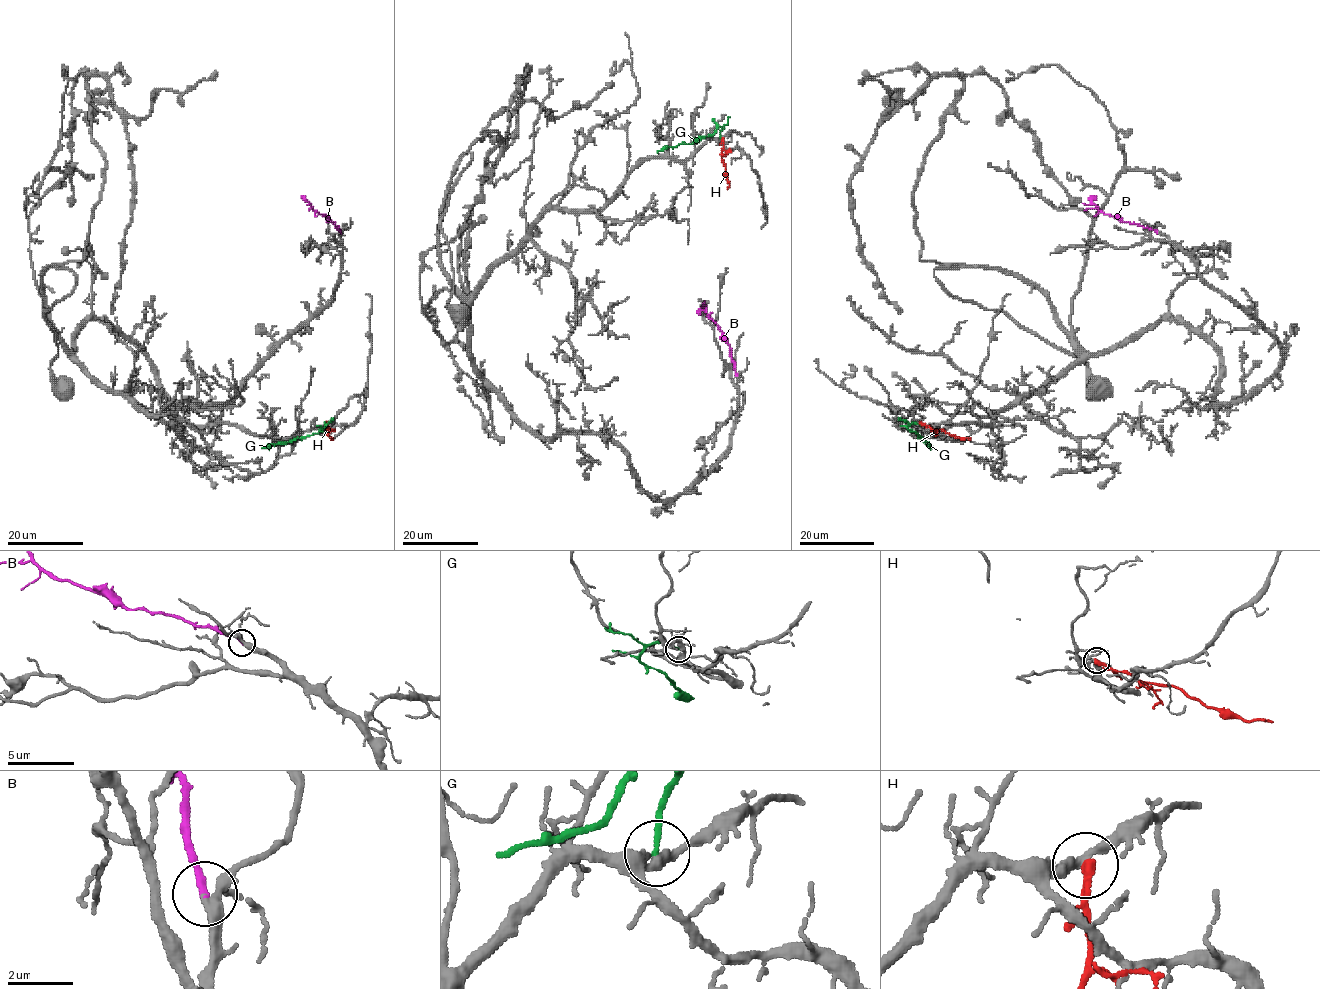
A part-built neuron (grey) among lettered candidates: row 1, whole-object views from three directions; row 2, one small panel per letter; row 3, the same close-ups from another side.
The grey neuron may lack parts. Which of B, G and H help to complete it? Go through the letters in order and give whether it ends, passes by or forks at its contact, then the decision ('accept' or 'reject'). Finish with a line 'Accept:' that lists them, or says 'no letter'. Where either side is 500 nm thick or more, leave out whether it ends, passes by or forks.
B: it ends there; accept
G: it ends there; reject
H: it ends there; reject
Accept: B

